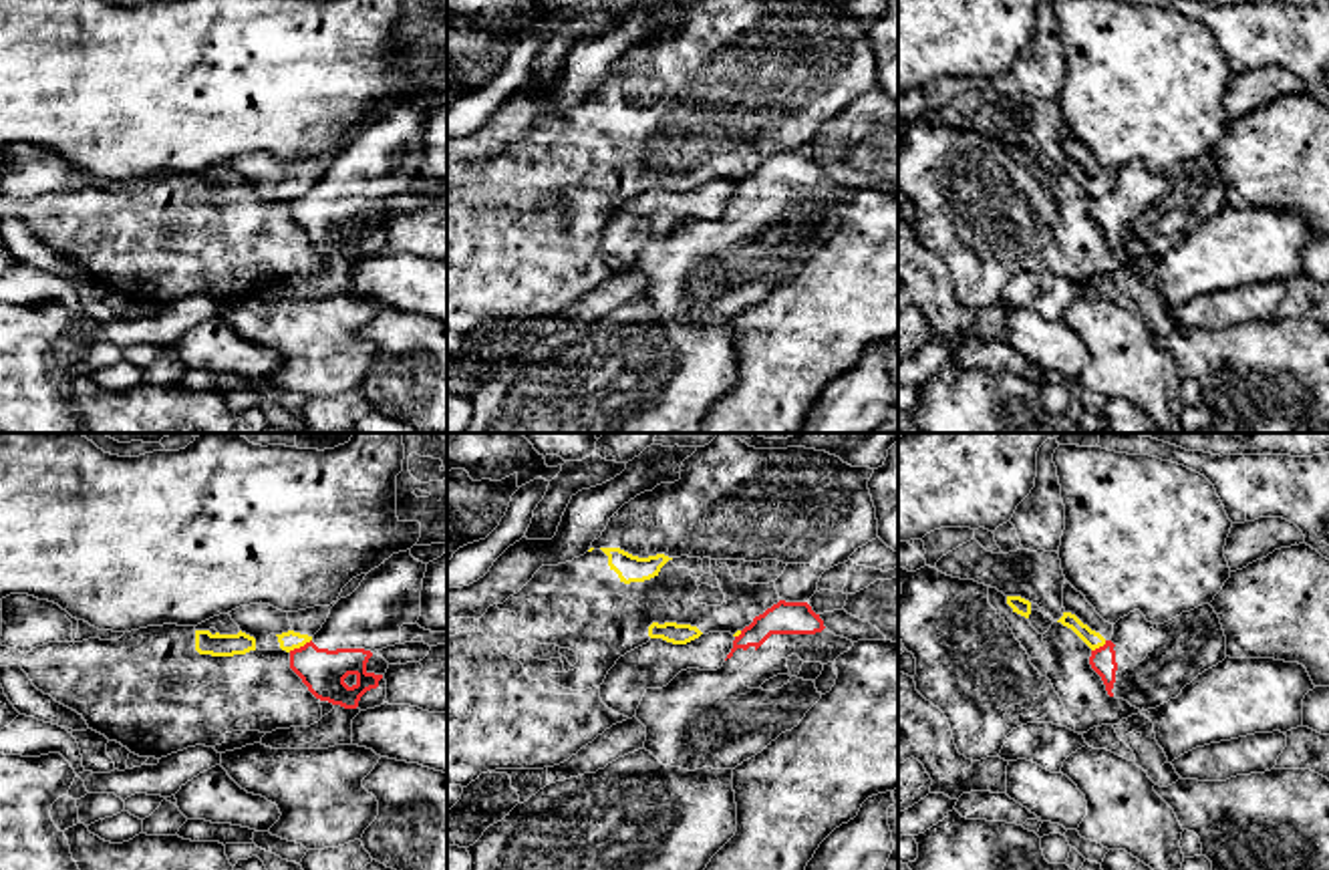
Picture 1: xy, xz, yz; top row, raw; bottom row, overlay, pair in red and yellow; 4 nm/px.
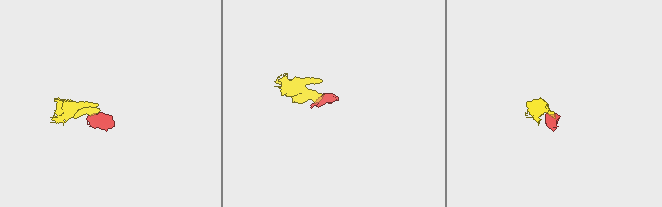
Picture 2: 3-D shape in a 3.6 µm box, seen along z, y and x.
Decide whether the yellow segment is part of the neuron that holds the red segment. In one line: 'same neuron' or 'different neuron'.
different neuron

